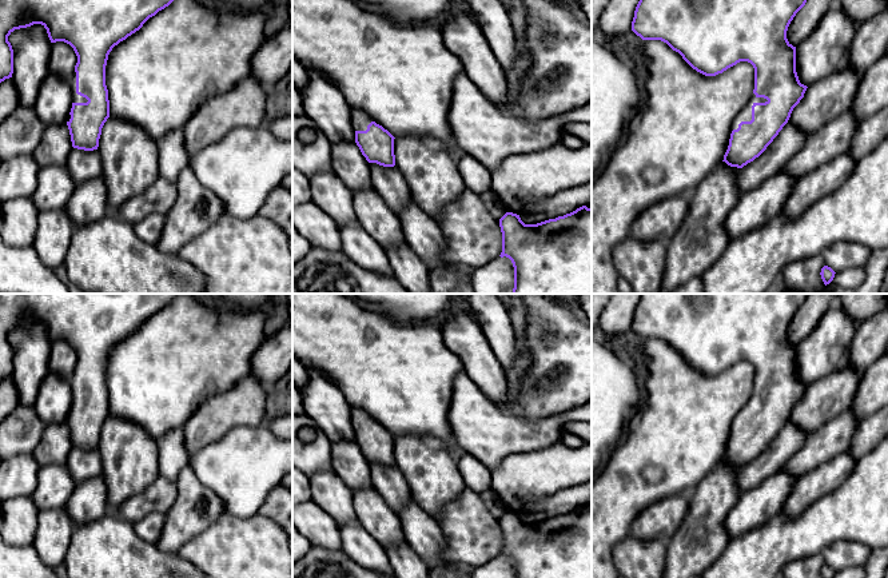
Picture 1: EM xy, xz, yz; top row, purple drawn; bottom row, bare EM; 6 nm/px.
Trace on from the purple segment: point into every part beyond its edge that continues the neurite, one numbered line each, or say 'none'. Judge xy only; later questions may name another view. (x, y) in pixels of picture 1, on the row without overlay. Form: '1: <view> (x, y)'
1: xy (76, 397)

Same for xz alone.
1: xz (359, 419)

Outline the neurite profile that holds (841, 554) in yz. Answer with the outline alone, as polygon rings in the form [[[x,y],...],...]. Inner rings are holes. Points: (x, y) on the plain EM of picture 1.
[[[837,541],[821,551],[824,563],[835,571],[840,571],[853,566],[865,566],[871,549],[855,541]]]

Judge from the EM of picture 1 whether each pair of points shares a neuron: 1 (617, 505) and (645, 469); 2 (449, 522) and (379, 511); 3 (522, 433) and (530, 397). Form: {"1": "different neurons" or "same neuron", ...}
{"1": "same neuron", "2": "different neurons", "3": "different neurons"}

